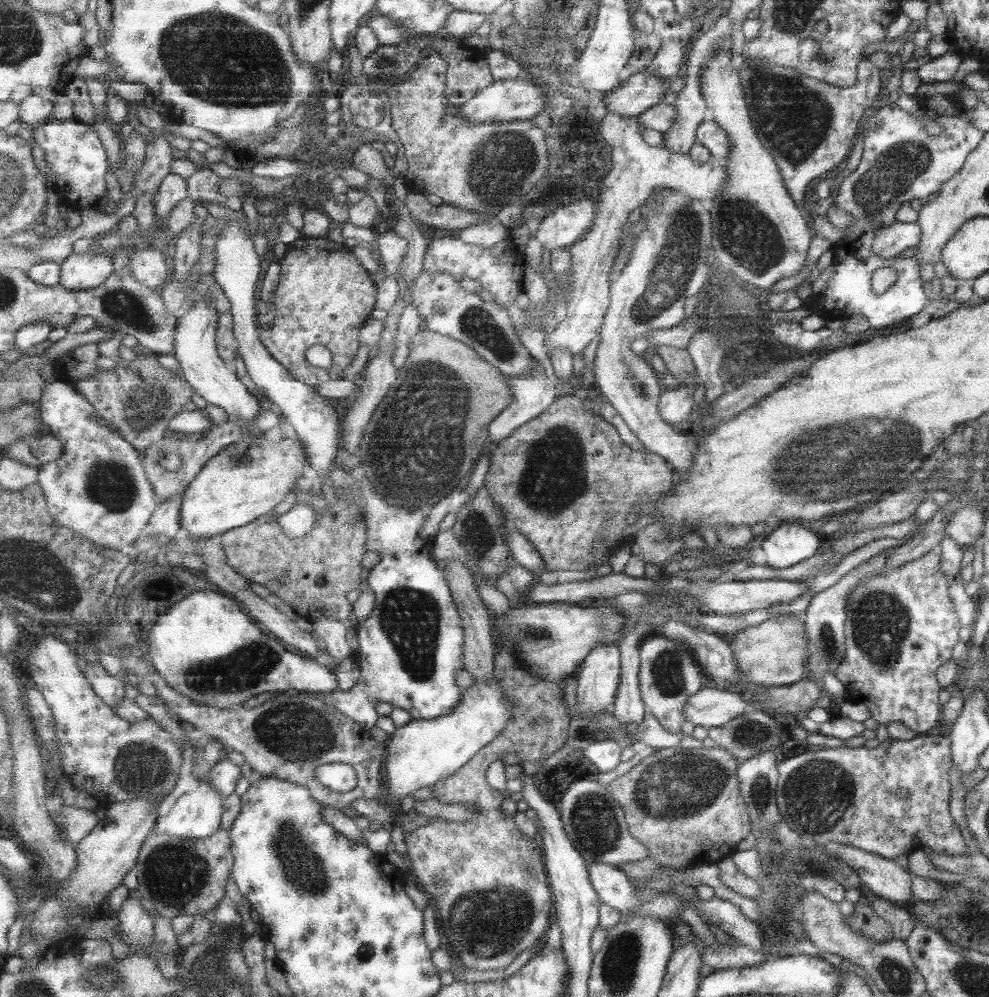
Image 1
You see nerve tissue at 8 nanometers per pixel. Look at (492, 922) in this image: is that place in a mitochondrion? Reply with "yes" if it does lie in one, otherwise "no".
yes

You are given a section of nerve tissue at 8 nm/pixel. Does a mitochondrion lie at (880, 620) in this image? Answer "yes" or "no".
yes

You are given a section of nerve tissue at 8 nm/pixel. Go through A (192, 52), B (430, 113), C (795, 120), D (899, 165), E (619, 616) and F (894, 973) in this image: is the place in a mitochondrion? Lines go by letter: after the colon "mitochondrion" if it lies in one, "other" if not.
A: mitochondrion
B: other
C: mitochondrion
D: mitochondrion
E: other
F: mitochondrion

